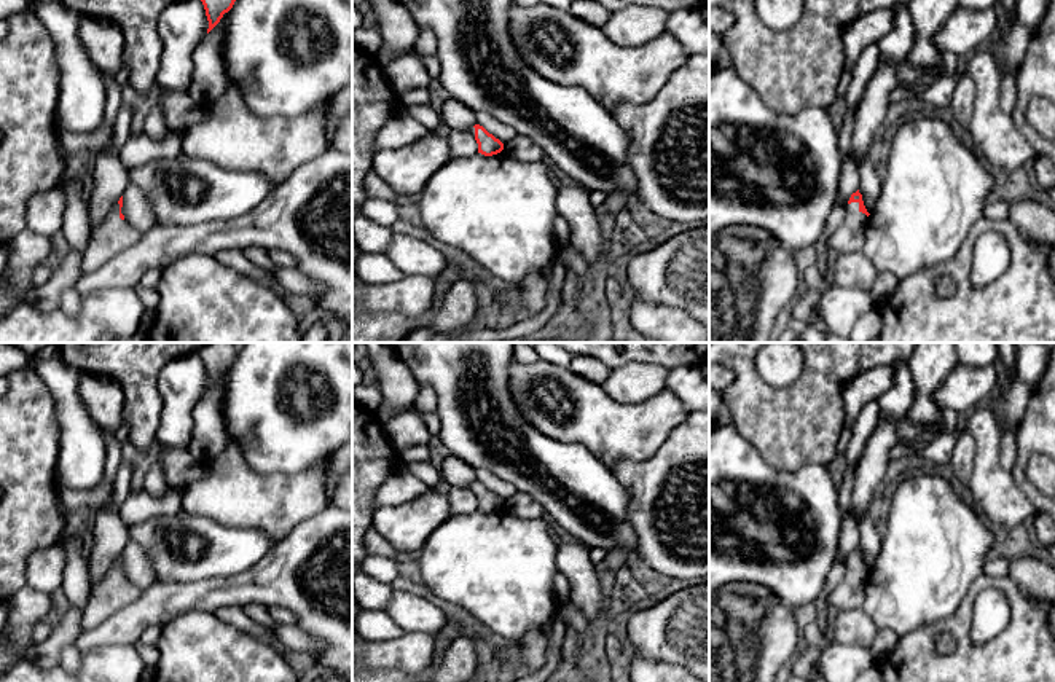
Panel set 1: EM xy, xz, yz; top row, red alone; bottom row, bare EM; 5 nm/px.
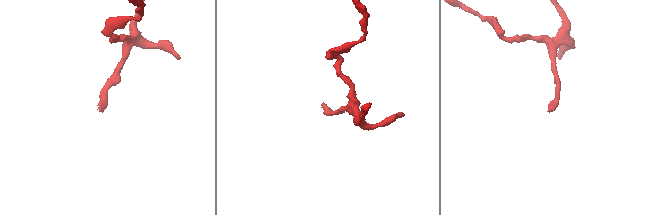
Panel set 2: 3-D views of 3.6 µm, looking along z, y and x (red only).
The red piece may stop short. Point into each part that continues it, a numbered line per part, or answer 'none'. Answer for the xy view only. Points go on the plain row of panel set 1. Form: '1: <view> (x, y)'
1: xy (115, 591)

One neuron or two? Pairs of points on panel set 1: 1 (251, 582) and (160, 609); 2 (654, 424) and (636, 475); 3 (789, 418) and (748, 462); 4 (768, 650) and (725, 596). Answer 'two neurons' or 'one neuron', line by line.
1: one neuron
2: two neurons
3: two neurons
4: one neuron

